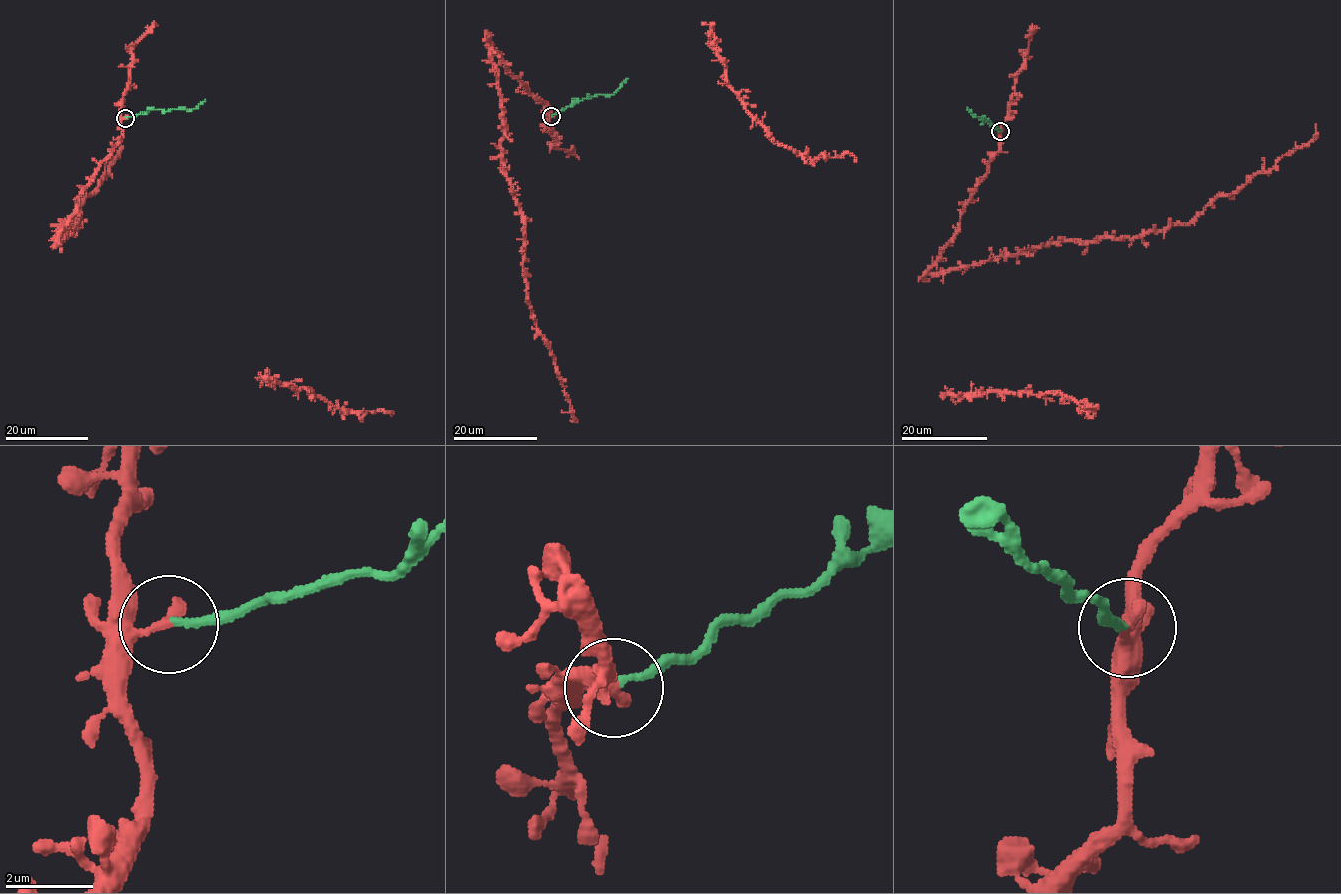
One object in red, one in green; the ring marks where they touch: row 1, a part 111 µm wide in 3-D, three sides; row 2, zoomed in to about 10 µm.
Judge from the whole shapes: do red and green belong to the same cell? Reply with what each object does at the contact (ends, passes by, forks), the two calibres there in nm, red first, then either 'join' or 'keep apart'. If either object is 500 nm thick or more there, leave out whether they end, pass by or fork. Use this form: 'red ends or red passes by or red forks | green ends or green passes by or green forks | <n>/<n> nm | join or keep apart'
red ends | green ends | 280/170 nm | keep apart

